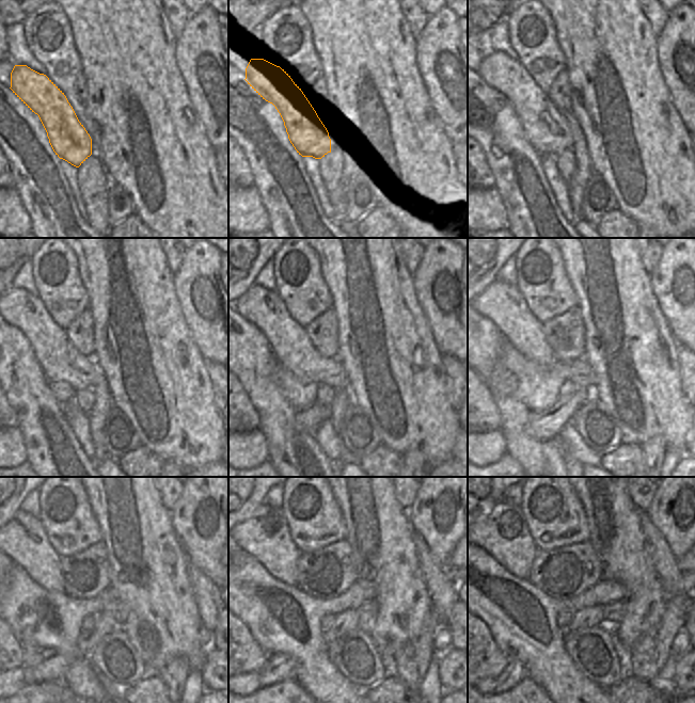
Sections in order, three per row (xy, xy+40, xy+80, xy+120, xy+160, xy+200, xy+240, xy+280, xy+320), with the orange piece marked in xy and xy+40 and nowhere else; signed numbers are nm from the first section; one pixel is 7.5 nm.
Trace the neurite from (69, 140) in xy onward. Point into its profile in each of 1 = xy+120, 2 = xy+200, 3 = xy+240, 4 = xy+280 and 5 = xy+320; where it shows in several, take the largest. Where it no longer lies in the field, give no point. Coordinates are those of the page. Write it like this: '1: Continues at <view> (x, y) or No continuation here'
1: Continues at xy+120 (60, 361)
2: Continues at xy+200 (503, 304)
3: Continues at xy+240 (24, 539)
4: Continues at xy+280 (265, 536)
5: Continues at xy+320 (502, 531)

